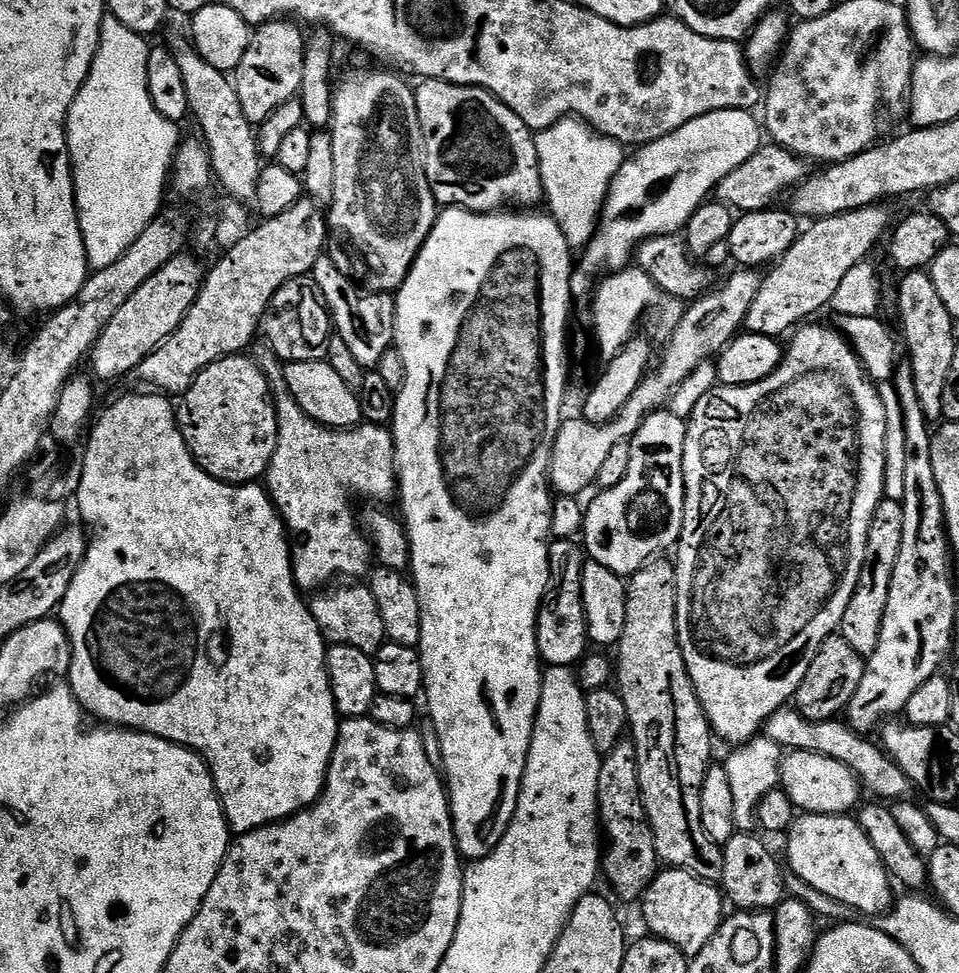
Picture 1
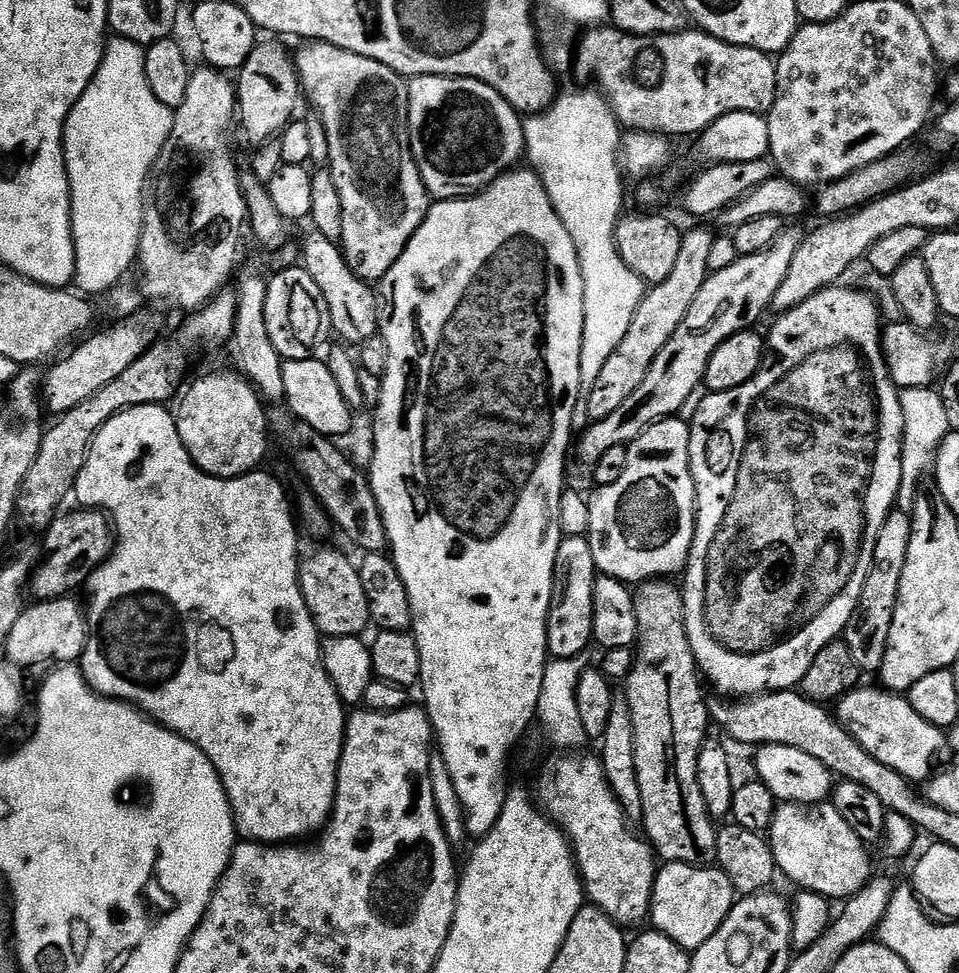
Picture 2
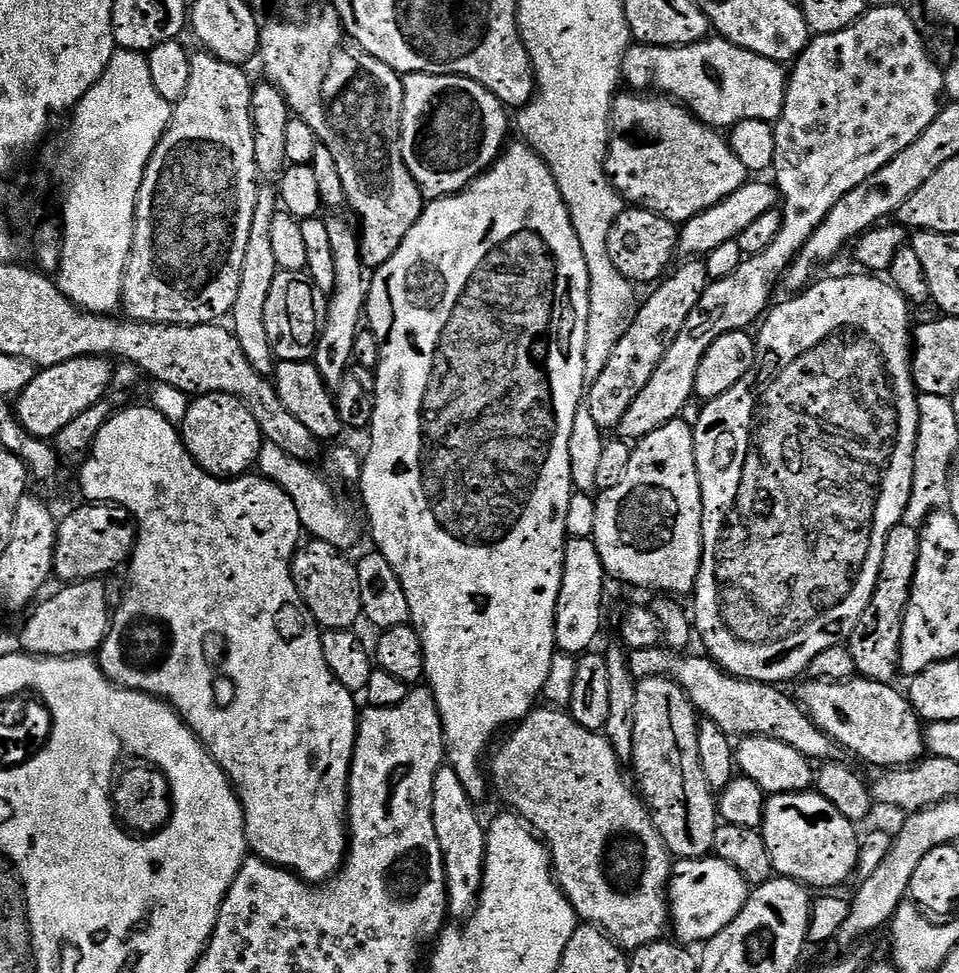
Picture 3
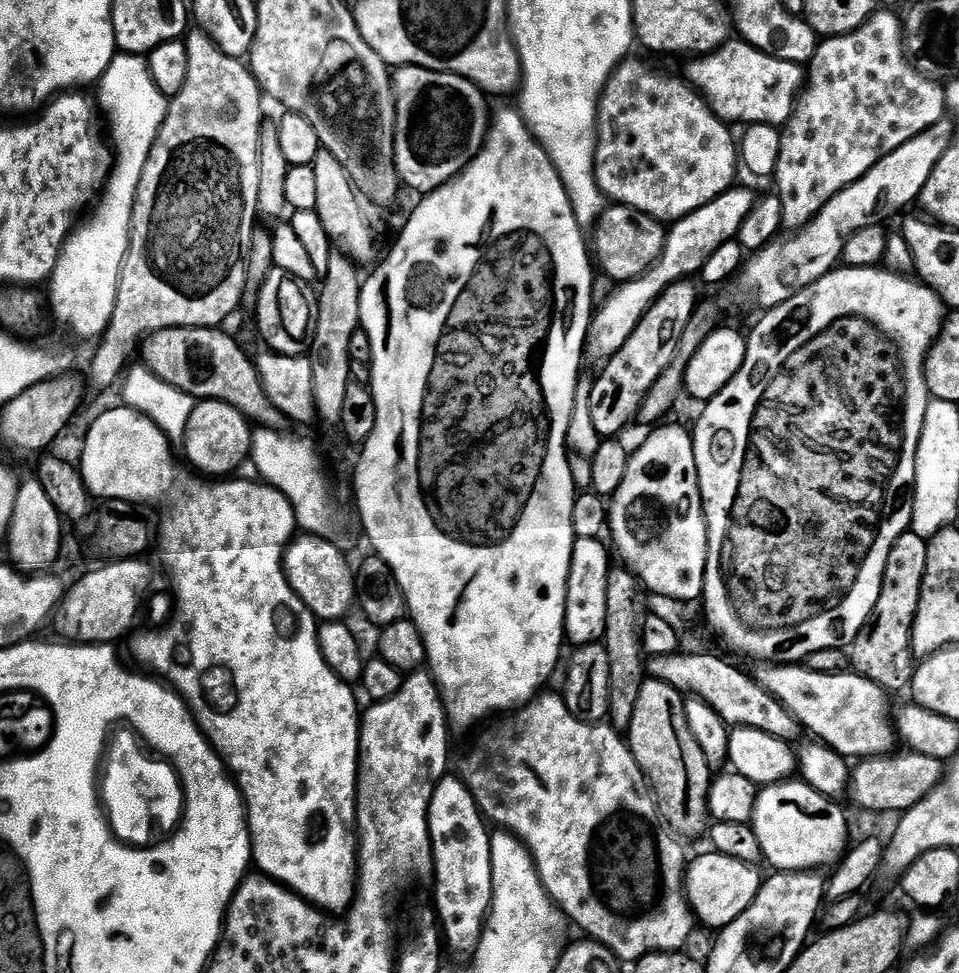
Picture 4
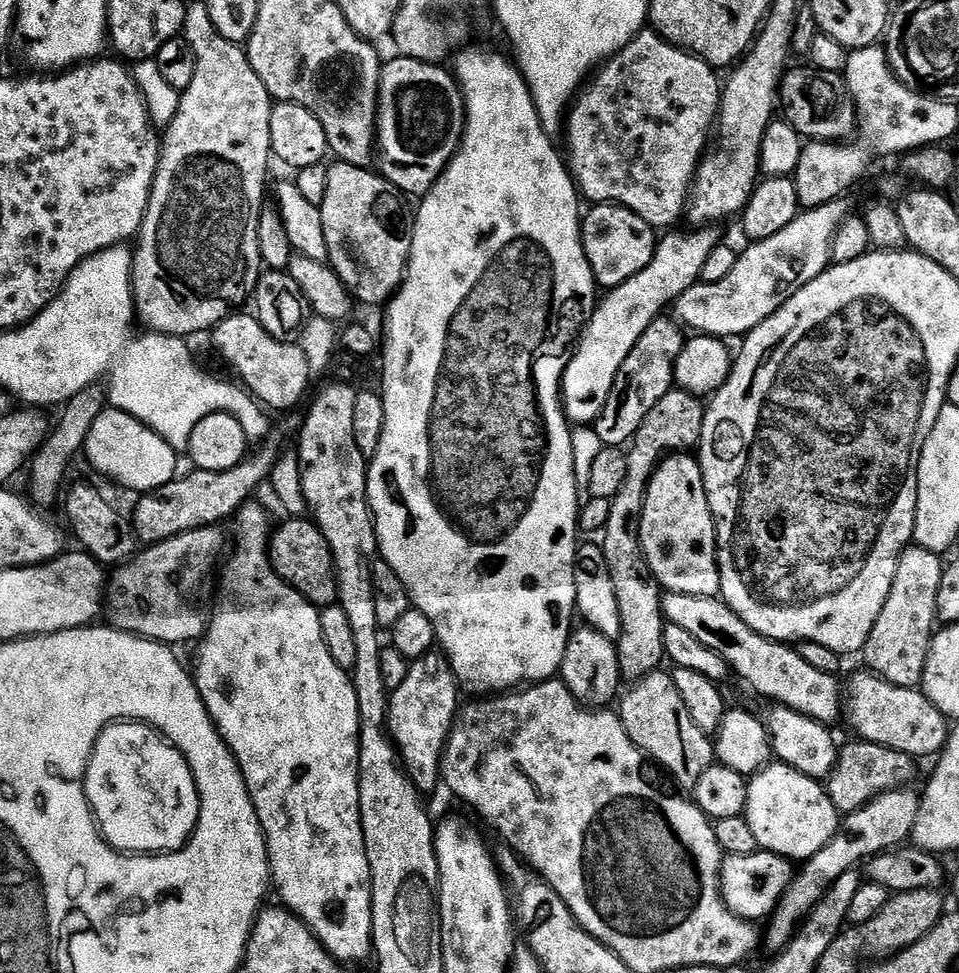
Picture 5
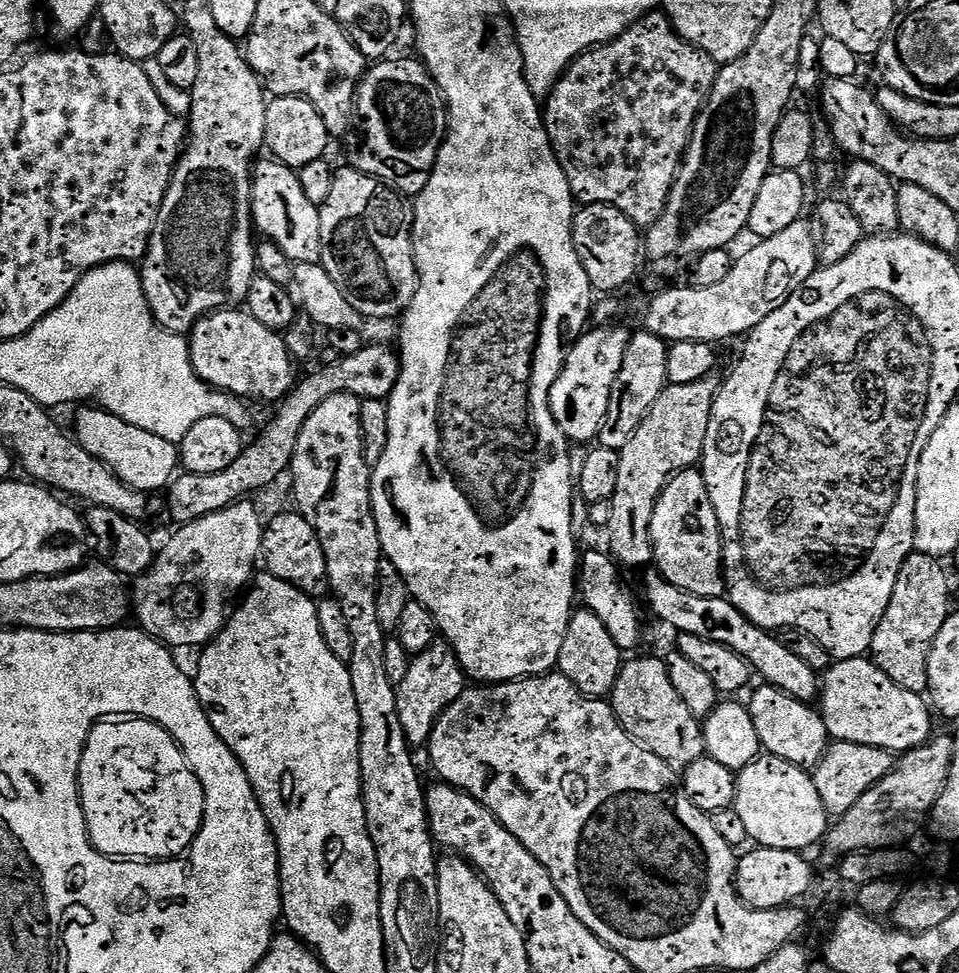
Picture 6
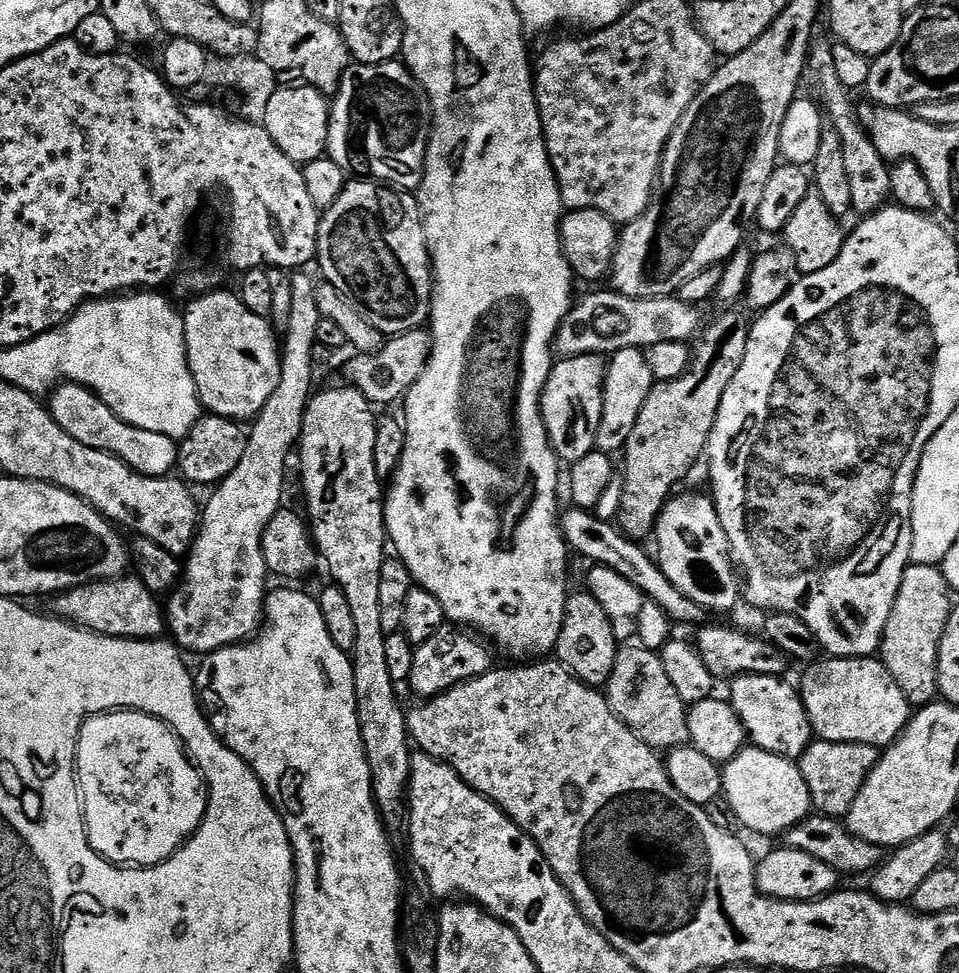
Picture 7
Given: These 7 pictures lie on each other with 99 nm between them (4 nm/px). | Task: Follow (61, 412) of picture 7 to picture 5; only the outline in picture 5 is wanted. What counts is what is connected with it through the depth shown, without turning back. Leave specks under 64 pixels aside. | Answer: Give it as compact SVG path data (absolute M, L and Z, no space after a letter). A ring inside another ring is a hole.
M109 407L90 426L86 456L104 476L109 476L116 484L124 488L133 488L136 494L152 494L167 489L171 480L178 475L176 460L178 454L154 430L150 430L142 421L119 408Z

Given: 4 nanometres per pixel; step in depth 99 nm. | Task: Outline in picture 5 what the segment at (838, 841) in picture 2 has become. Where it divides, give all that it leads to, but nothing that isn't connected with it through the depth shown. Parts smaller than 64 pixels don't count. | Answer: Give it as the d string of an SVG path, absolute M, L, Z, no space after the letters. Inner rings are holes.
M772 762L747 783L746 815L750 830L754 830L754 838L758 838L763 851L783 856L789 862L803 862L822 851L836 837L842 816L821 781L803 776L788 764Z

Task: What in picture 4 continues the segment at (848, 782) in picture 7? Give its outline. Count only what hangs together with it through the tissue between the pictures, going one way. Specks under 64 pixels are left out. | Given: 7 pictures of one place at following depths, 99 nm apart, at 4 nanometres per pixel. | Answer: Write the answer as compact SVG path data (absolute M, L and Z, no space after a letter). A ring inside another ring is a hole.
M911 750L905 756L885 754L882 756L866 756L860 764L850 772L850 797L860 808L868 812L896 812L903 814L913 808L926 794L930 794L942 779L941 761L926 758L926 754L918 754Z

